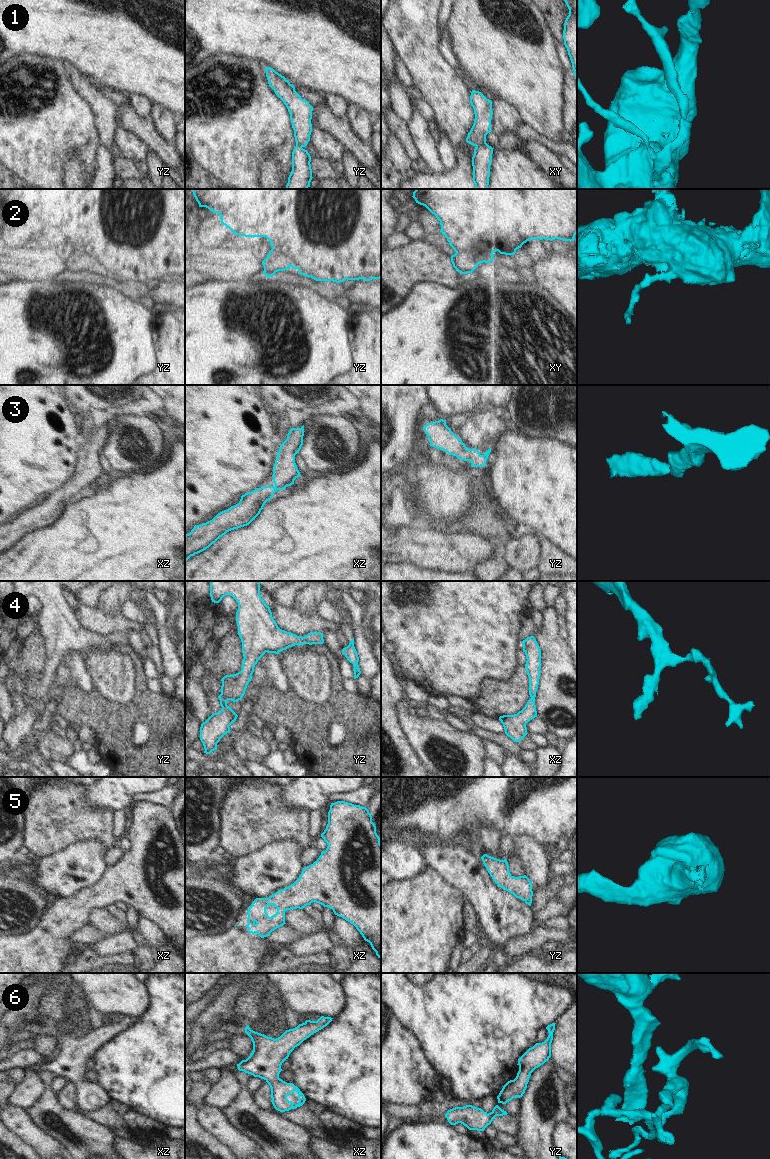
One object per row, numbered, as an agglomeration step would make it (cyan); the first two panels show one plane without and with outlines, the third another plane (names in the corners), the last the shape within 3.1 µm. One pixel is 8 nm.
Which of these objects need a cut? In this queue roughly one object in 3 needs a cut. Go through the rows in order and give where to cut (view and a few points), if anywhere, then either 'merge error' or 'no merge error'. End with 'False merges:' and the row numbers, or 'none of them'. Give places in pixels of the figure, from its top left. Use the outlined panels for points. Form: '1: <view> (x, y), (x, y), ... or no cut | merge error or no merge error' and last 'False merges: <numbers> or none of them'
1: xy (485, 142), (476, 147) | merge error
2: xy (456, 252), (469, 250), (476, 257), (481, 257), (485, 261) | merge error
3: no cut | no merge error
4: no cut | no merge error
5: no cut | no merge error
6: no cut | no merge error
False merges: 1, 2

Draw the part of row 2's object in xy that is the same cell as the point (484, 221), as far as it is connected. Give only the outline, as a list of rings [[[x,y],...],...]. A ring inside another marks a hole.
[[[416,189],[412,197],[416,203],[425,206],[436,216],[441,225],[440,232],[447,238],[456,253],[470,250],[476,258],[483,258],[485,263],[493,261],[493,253],[496,251],[500,254],[514,255],[517,249],[532,239],[574,241],[577,234],[577,189]]]

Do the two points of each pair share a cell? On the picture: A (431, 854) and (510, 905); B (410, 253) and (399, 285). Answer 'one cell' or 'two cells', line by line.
A: one cell
B: one cell

